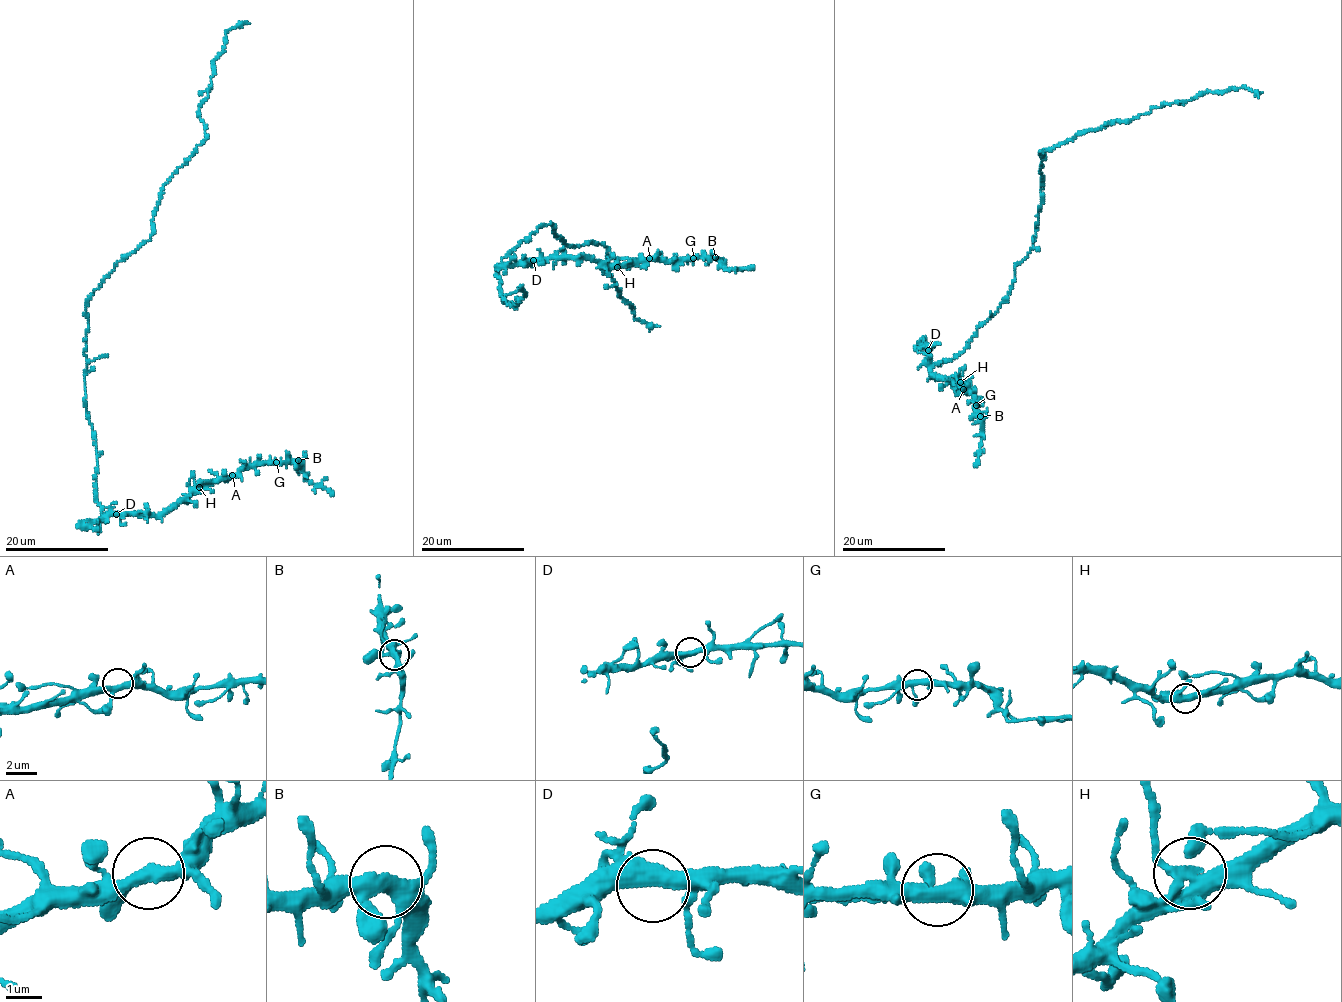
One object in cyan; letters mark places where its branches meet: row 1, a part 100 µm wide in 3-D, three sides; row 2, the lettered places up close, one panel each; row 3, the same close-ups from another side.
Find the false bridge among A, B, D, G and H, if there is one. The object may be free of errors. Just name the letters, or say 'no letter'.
H

